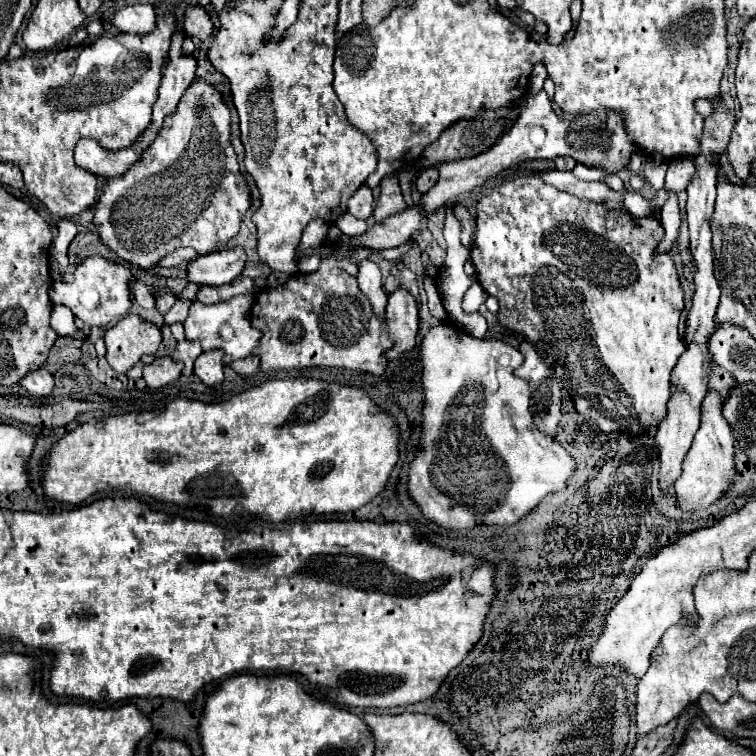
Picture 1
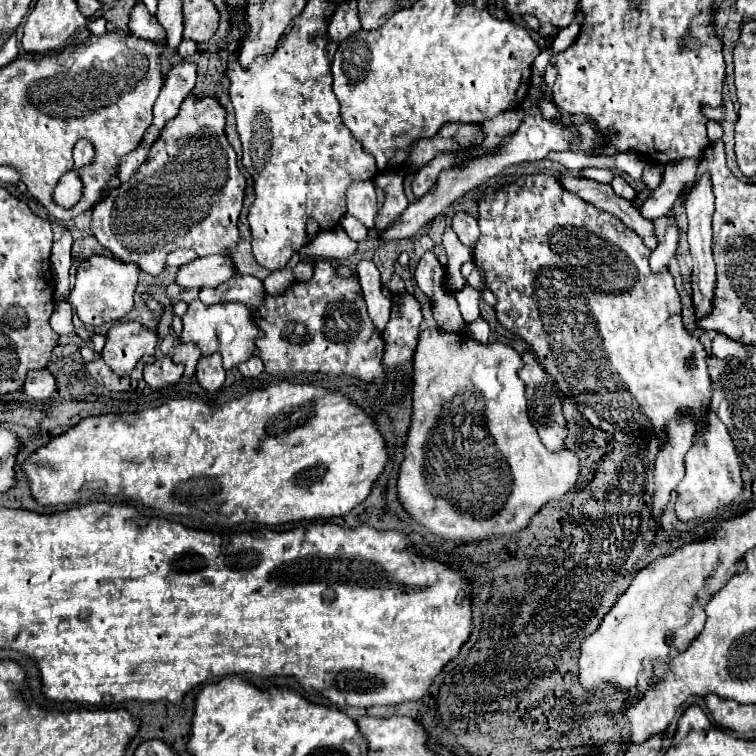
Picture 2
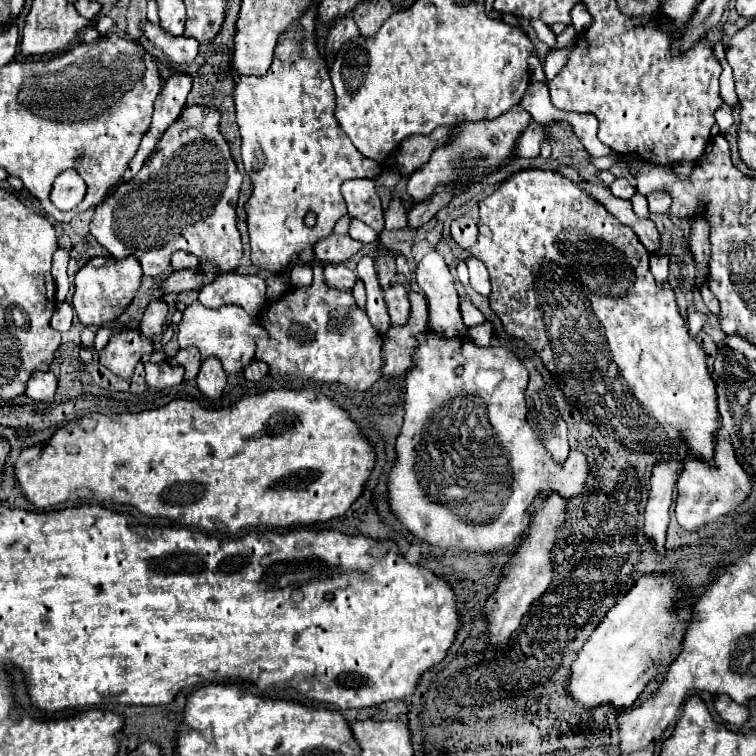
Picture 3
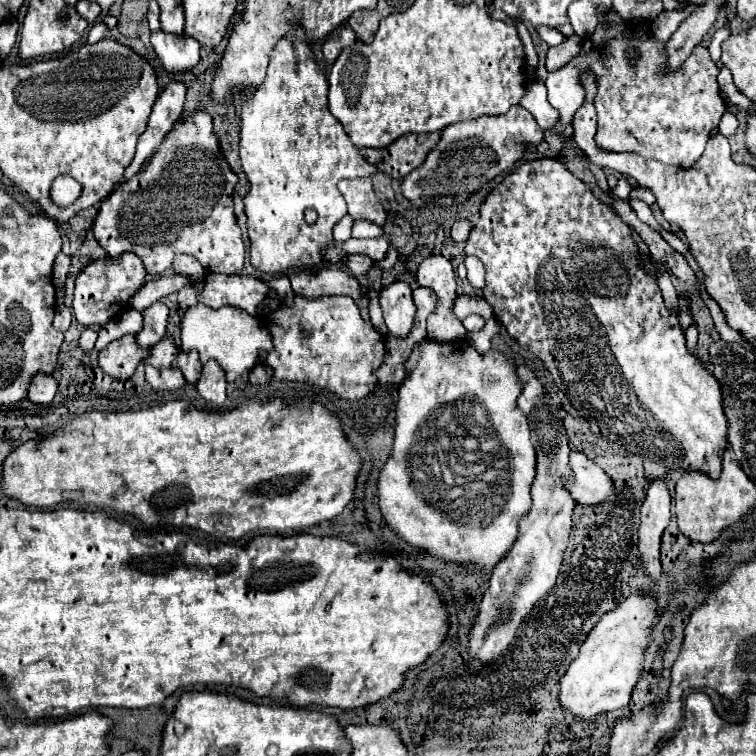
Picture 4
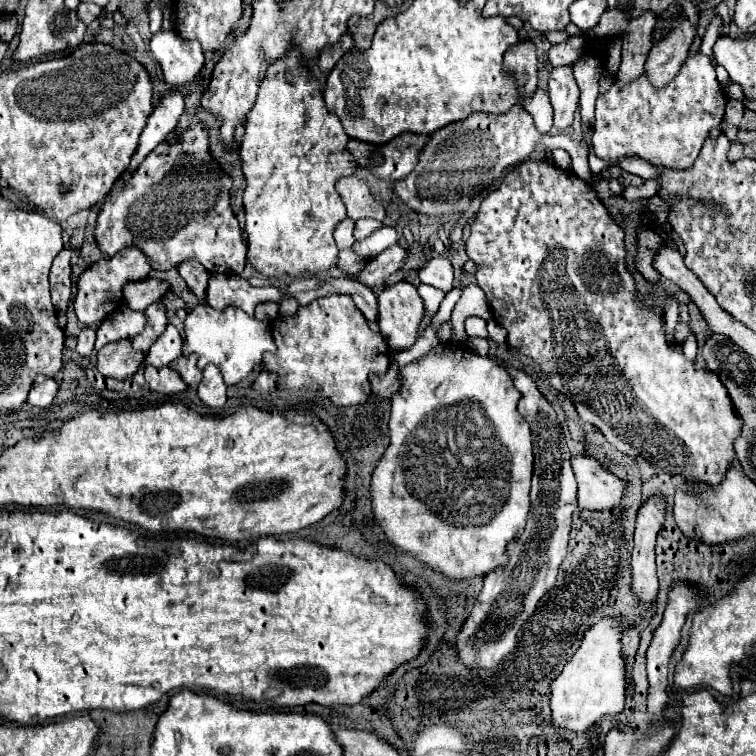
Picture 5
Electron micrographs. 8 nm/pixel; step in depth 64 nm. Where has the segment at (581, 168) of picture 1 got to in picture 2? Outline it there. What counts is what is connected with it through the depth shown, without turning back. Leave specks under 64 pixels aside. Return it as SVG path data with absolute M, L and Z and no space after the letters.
M583 168L581 170L582 176L586 179L591 179L603 184L610 184L614 175L611 170L608 169L598 169L598 168Z

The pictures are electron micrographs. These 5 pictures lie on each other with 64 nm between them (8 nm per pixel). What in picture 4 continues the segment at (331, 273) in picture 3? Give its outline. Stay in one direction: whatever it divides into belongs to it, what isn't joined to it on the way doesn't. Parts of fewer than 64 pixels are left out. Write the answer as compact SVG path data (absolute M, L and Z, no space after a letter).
M322 268L320 272L296 272L292 274L292 290L302 298L320 298L320 296L352 296L358 308L370 308L368 290L360 280L338 268Z

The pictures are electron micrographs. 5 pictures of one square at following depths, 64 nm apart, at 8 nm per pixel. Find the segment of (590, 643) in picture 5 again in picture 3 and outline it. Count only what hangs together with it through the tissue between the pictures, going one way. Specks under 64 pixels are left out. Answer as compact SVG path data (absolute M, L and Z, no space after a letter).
M642 576L634 588L606 612L604 620L578 652L566 684L568 698L582 702L586 710L594 710L602 704L630 708L644 686L656 680L682 650L686 624L690 620L680 620L674 614L672 602L676 596L674 576Z

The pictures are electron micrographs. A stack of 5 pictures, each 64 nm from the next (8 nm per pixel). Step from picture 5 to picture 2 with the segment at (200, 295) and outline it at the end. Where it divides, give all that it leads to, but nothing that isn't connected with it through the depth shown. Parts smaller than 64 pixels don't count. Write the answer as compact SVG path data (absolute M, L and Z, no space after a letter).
M176 250L176 252L168 254L168 266L180 268L180 266L184 266L184 264L190 264L190 262L196 260L196 258L198 258L198 256L196 256L196 252L192 252L192 250Z

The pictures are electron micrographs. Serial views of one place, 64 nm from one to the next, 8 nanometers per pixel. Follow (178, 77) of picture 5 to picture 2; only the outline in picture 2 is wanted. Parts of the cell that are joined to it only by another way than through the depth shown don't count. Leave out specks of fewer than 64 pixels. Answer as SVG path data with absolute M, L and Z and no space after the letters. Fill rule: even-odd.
M136 4L130 12L130 32L138 38L146 38L152 42L166 44L166 30L158 24L154 16L148 14L144 4ZM184 38L184 40L180 42L180 46L178 46L178 50L176 50L176 52L178 52L178 56L180 56L180 58L188 60L188 58L192 58L192 56L196 54L196 50L198 50L198 48L196 48L196 42L194 42L194 40L186 40L186 38Z

